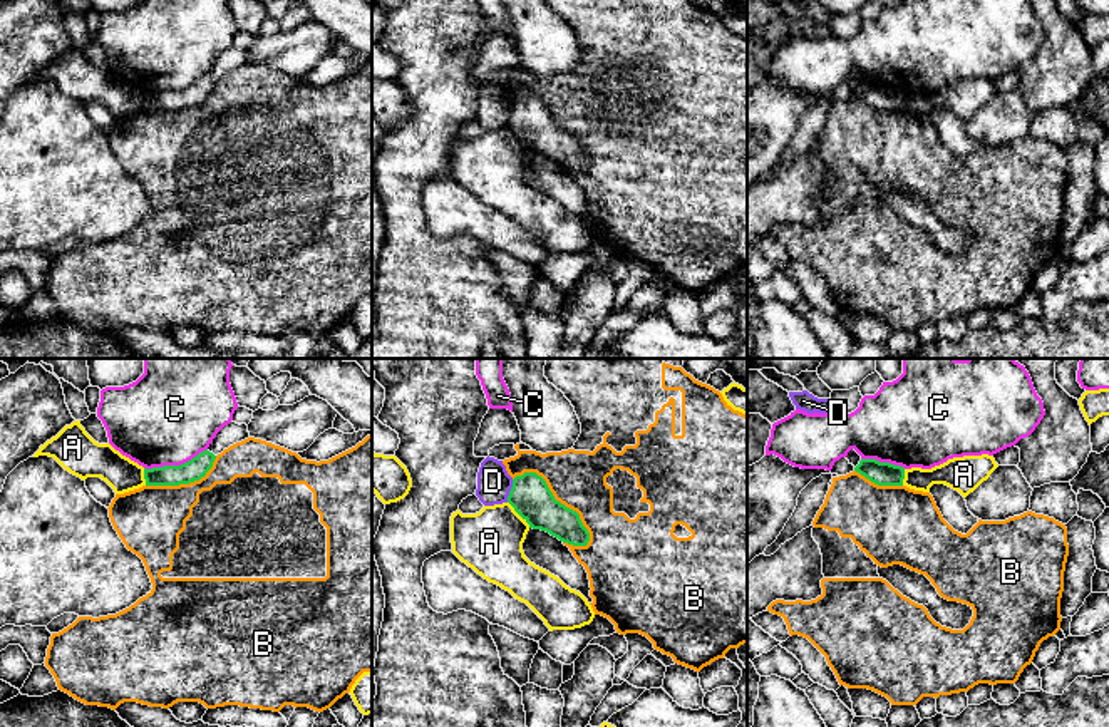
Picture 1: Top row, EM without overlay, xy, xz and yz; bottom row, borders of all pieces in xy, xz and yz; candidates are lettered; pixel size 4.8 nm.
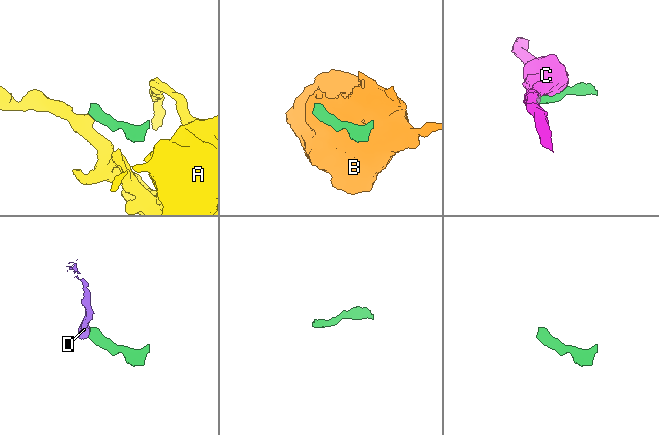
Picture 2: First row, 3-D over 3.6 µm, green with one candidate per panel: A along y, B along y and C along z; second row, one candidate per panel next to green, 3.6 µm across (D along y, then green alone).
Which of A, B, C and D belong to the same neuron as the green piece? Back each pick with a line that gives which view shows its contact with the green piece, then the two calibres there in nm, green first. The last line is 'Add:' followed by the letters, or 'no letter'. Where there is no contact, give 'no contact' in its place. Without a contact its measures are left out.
Add: no letter

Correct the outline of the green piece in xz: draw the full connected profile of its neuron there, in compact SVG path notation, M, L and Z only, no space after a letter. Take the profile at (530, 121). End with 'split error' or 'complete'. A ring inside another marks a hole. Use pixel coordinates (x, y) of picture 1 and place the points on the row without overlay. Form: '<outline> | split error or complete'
M536 97L513 104L508 127L533 154L541 154L573 171L586 171L590 157L580 139L554 124L546 106Z | complete

